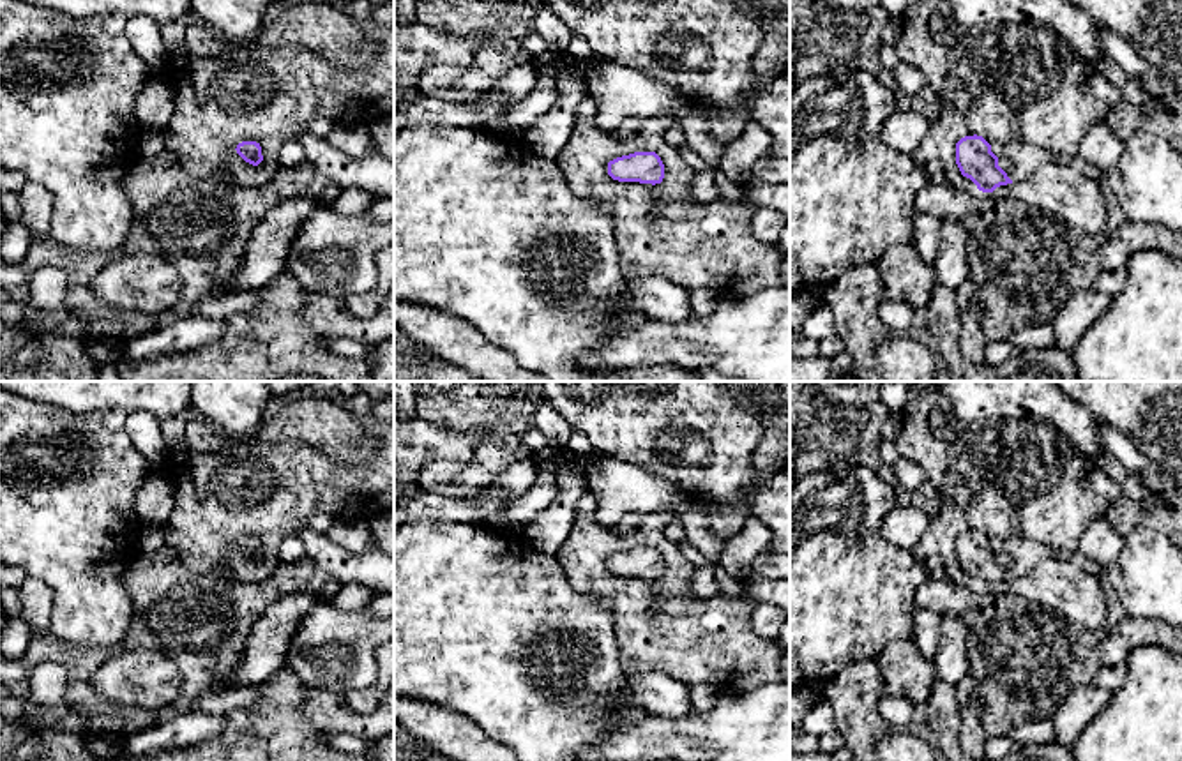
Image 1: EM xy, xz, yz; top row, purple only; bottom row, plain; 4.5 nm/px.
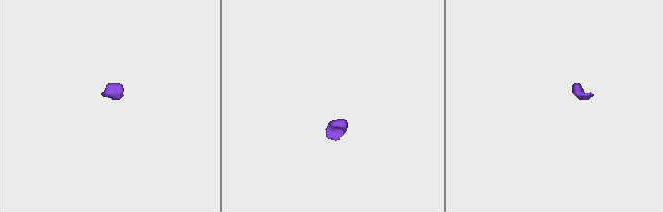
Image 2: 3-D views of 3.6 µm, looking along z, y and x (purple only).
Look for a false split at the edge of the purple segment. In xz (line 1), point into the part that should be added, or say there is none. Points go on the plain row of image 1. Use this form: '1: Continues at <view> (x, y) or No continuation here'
1: No continuation here

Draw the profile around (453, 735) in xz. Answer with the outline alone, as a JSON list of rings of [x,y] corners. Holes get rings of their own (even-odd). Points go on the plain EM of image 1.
[[[394,697],[394,720],[424,740],[433,752],[454,761],[519,761],[466,715],[431,703]]]

